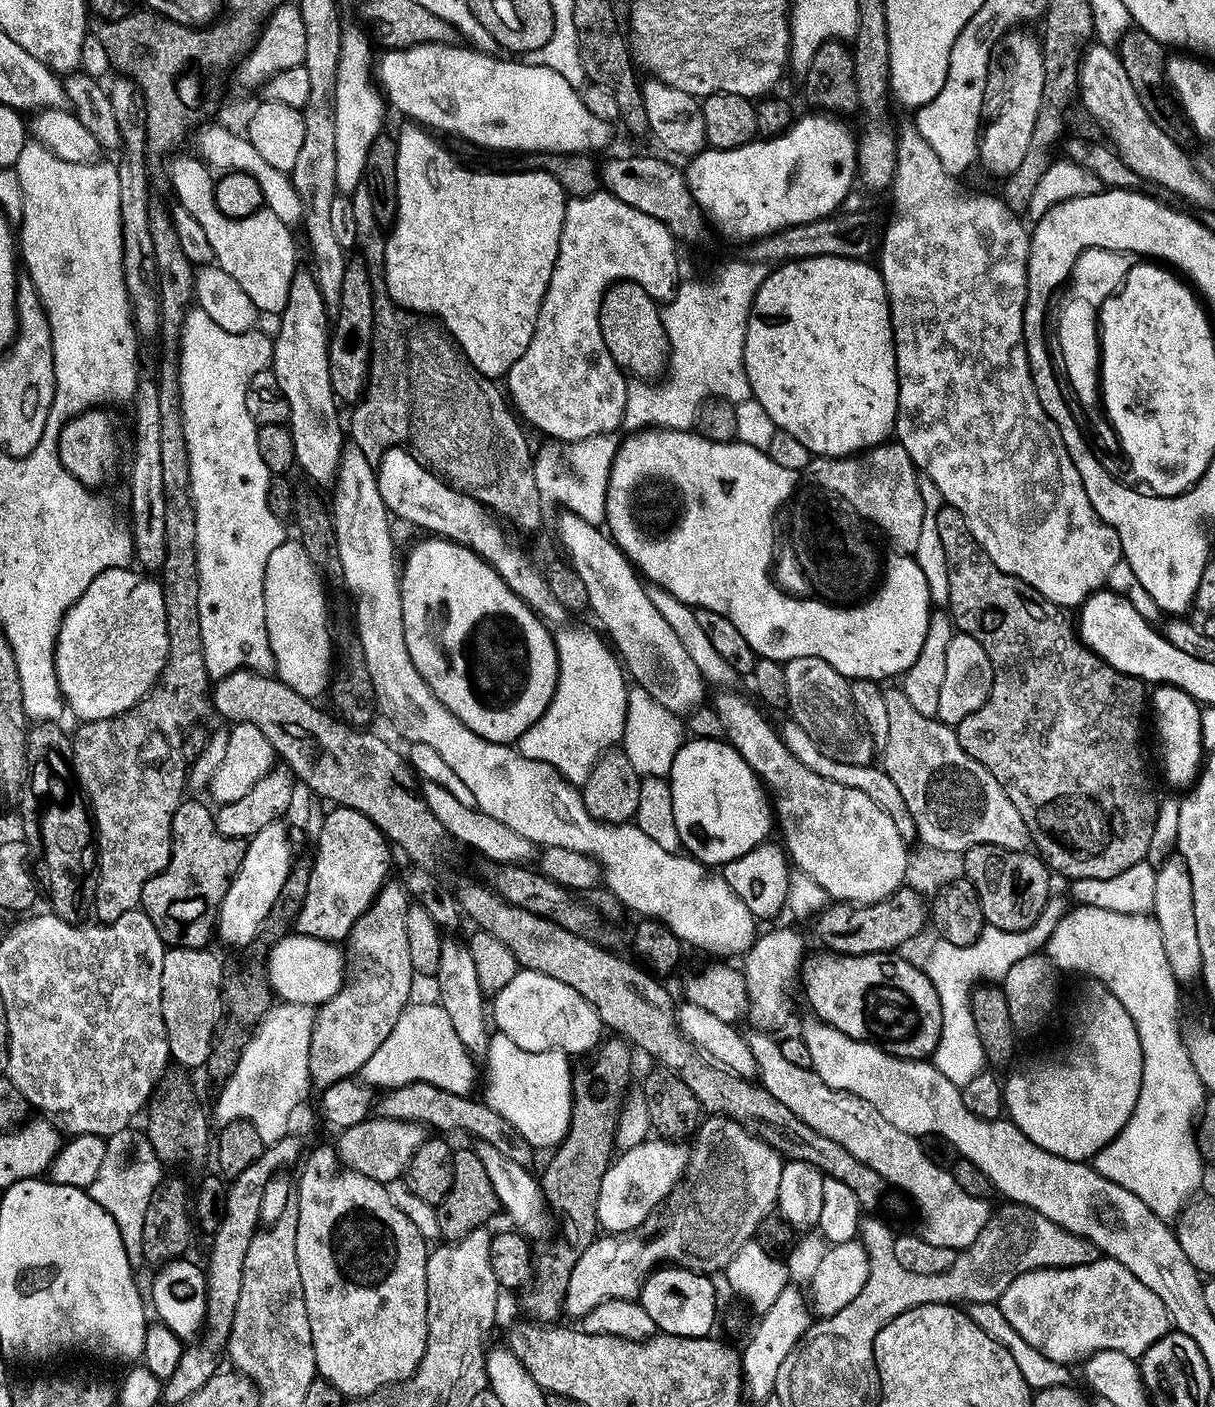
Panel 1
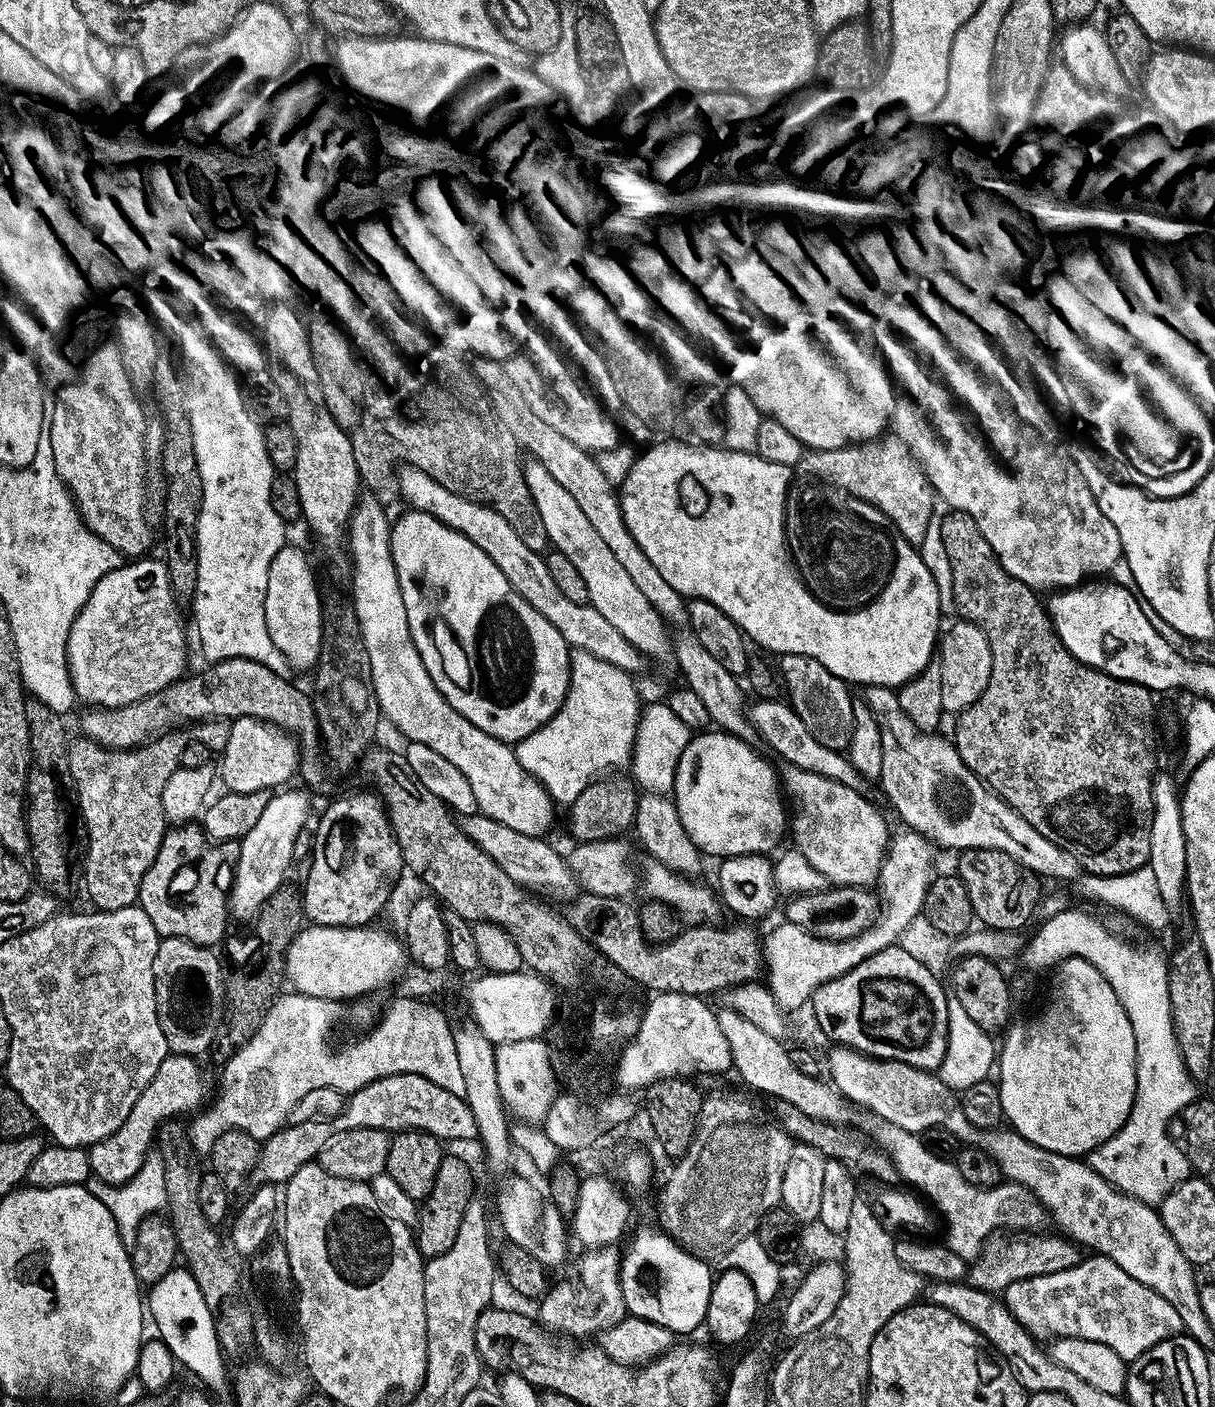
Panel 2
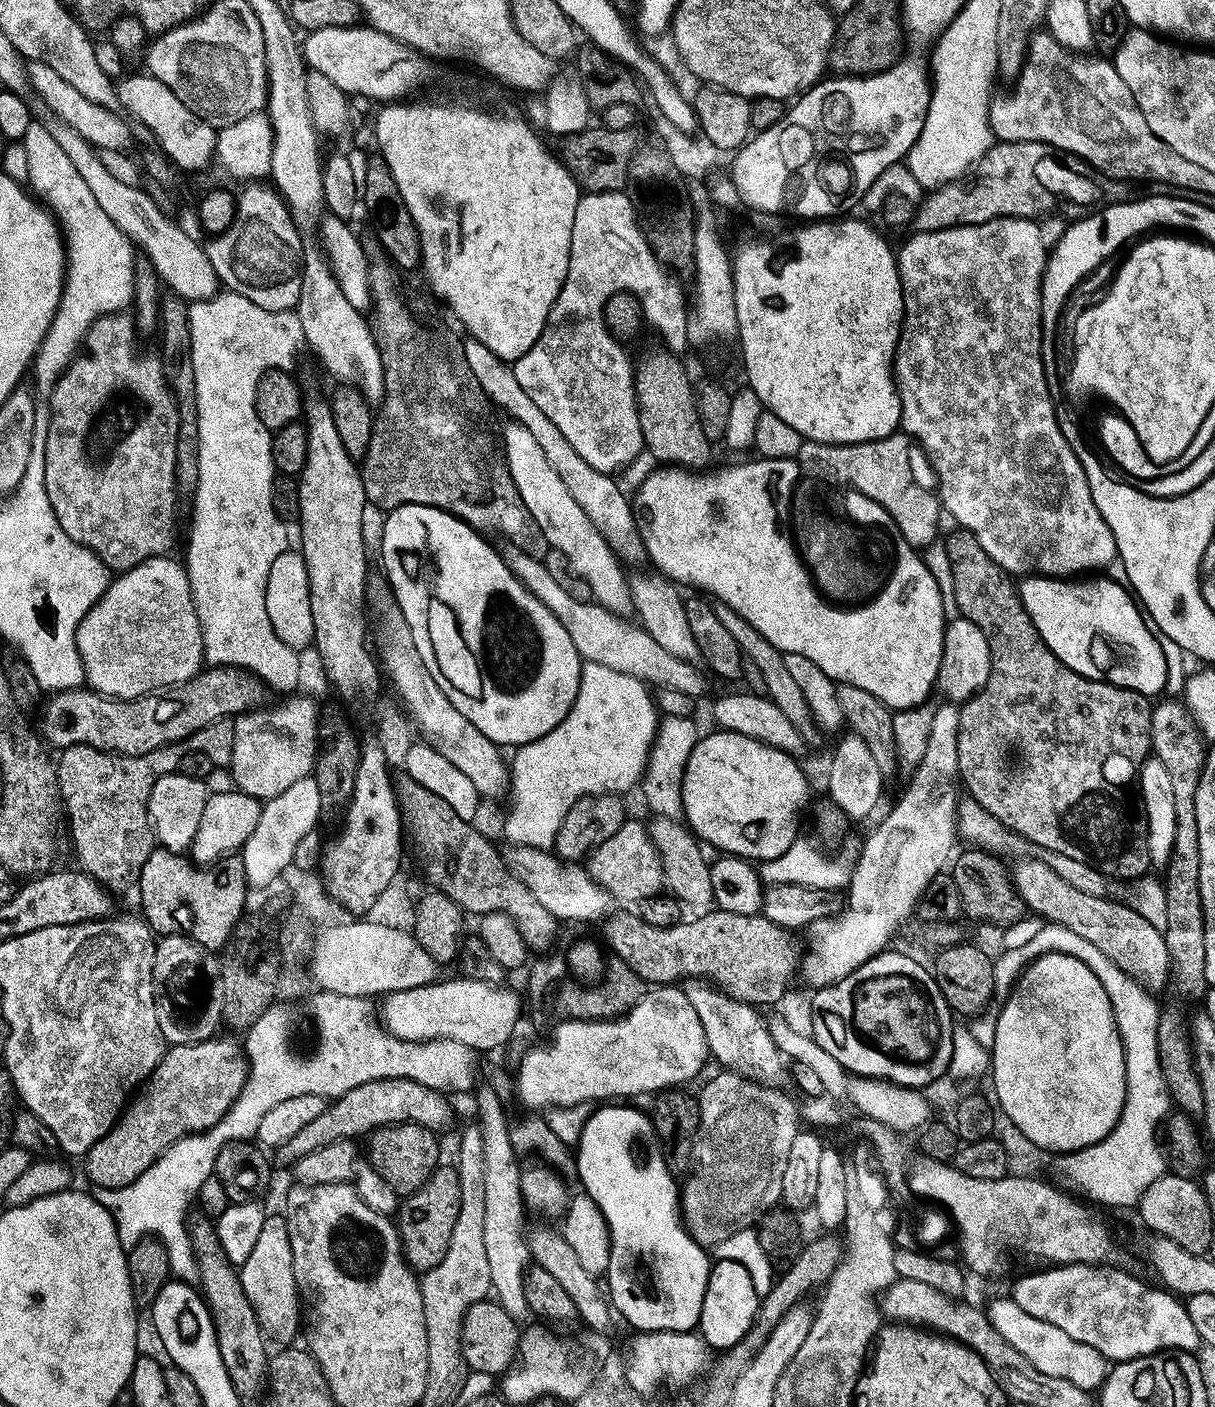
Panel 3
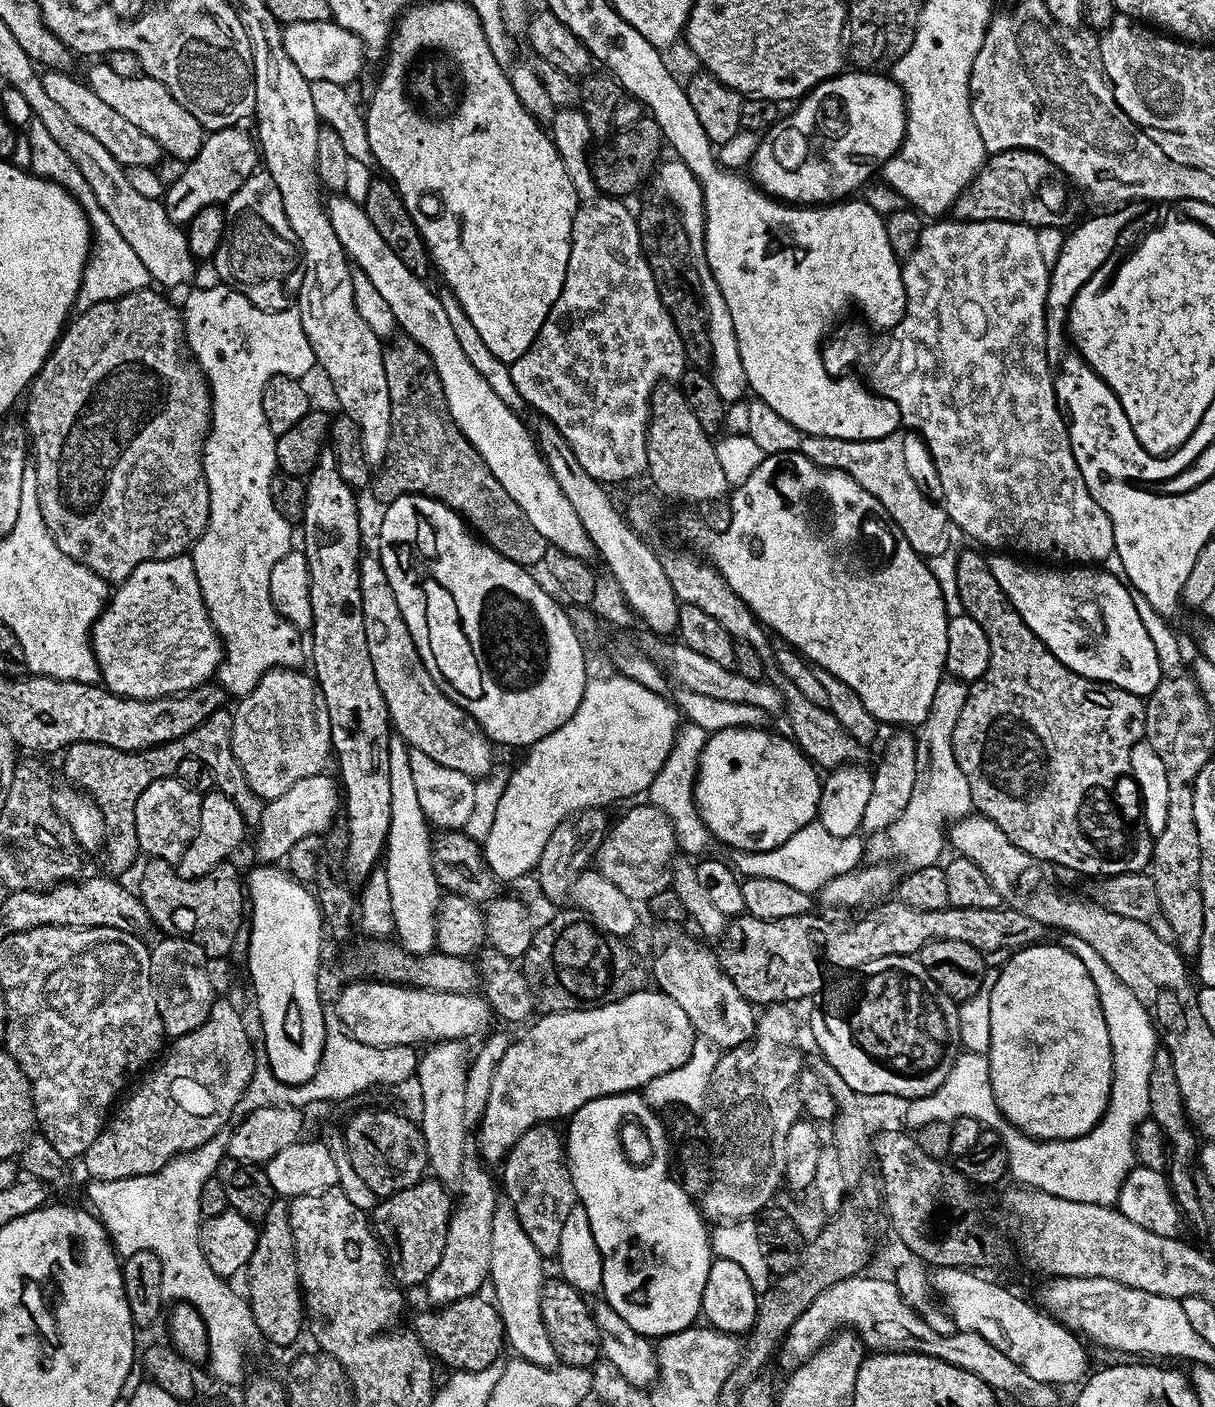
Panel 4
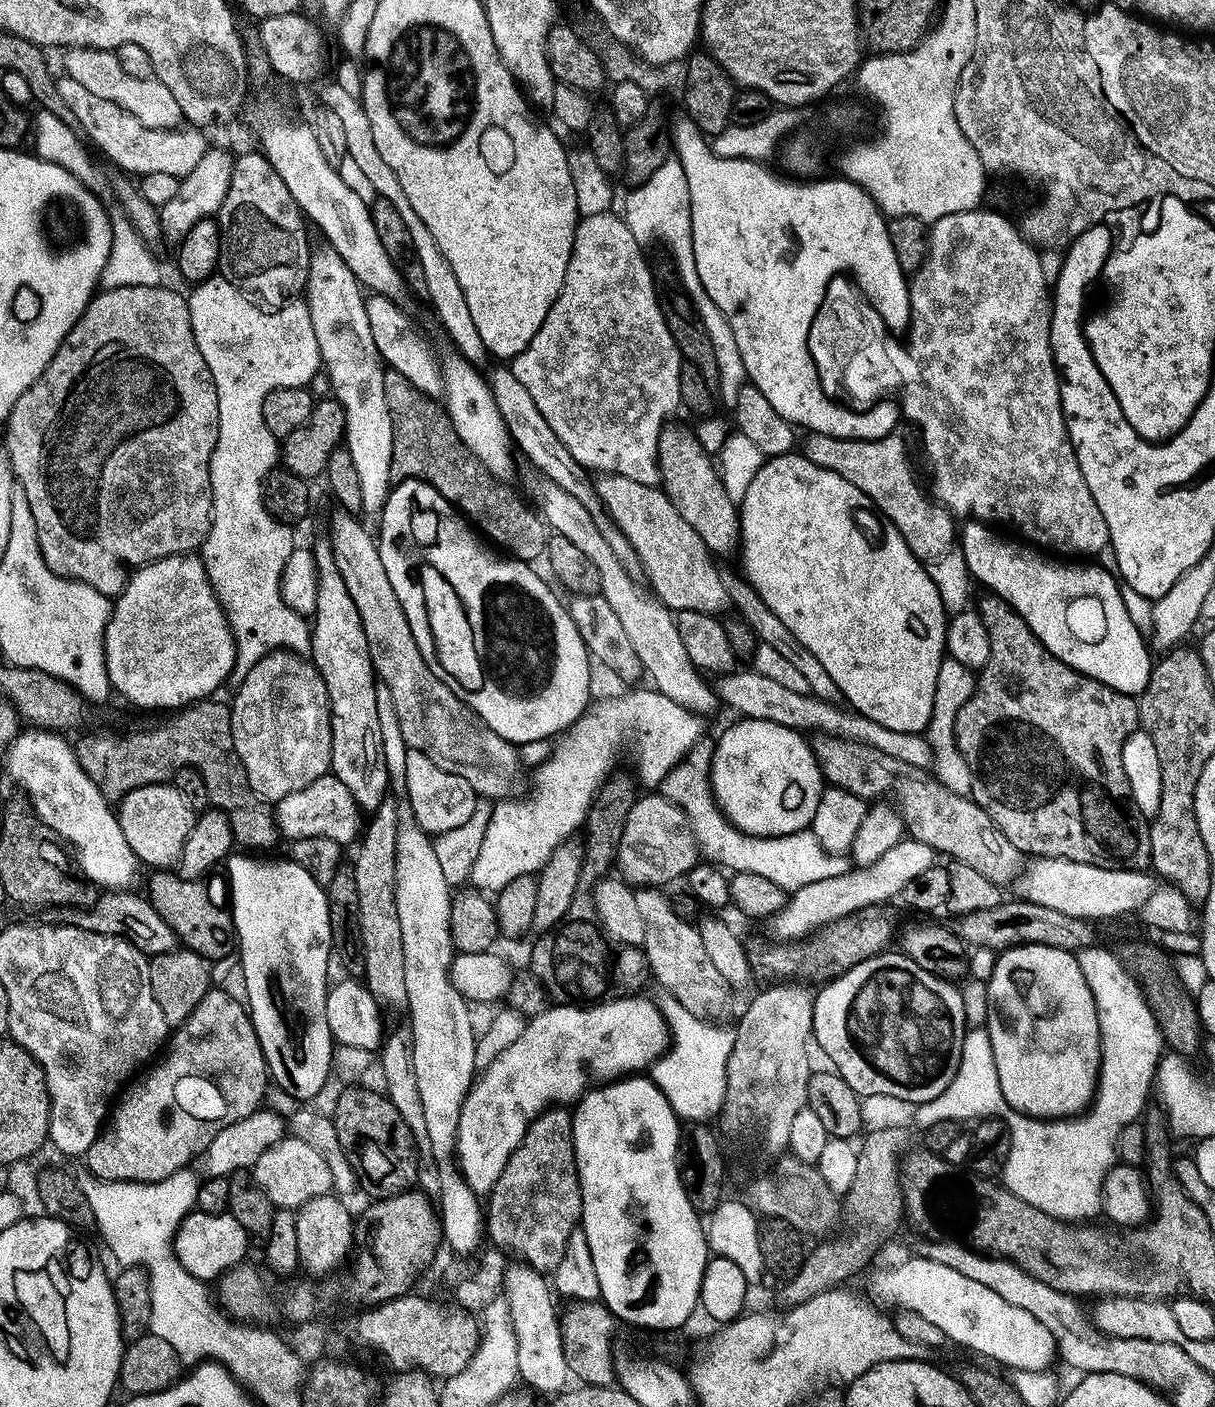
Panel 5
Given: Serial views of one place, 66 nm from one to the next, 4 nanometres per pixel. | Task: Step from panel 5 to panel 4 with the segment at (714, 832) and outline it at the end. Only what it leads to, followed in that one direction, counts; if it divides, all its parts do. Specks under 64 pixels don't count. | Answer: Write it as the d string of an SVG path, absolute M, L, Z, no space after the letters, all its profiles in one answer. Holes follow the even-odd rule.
M689 722L681 723L674 746L658 774L654 774L654 782L650 782L646 793L647 803L653 804L670 822L676 831L676 841L681 849L690 855L700 858L705 855L710 841L710 833L706 822L702 822L700 811L696 805L696 775L702 758L702 750L706 746L709 733L698 725ZM812 821L798 830L782 846L765 852L731 853L730 863L741 877L772 878L780 882L790 883L797 890L811 894L819 893L826 882L832 881L844 873L853 872L861 865L865 855L865 841L858 834L836 836L818 821Z

